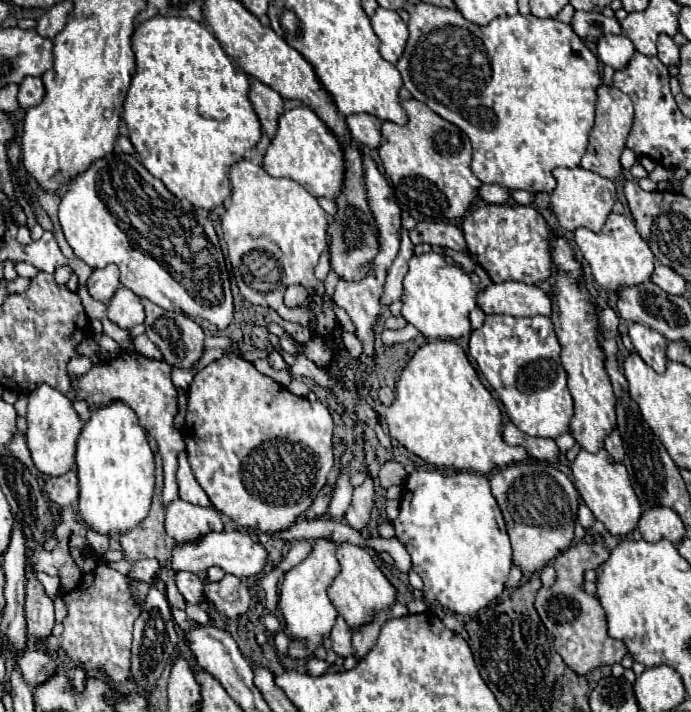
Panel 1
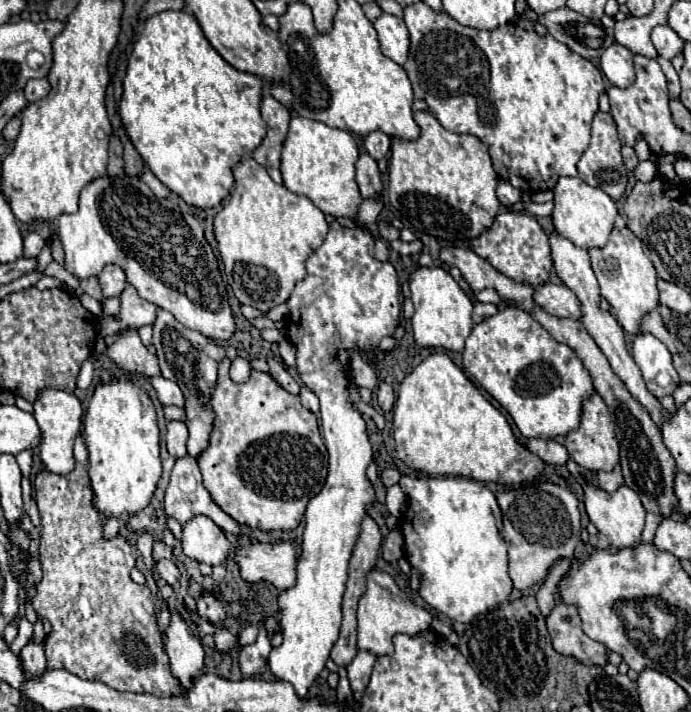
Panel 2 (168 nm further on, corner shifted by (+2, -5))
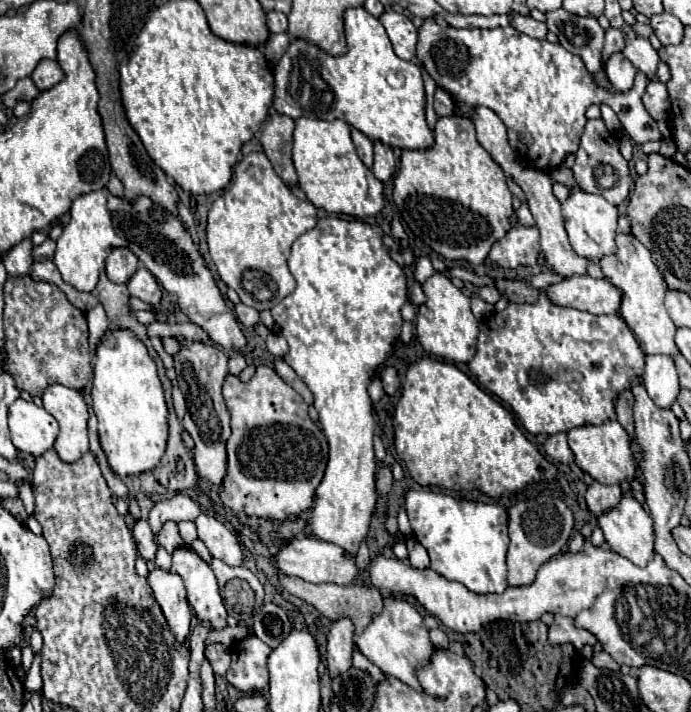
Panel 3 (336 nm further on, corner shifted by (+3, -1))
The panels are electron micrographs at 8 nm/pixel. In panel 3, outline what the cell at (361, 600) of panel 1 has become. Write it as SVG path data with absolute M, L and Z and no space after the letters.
M394 595L384 597L382 603L384 603L382 611L374 613L368 627L360 635L356 635L356 645L384 673L390 673L392 677L396 677L402 683L420 691L414 669L420 665L426 665L434 651L434 645L428 639L428 629L424 625L424 617L420 615L420 611L414 605L410 605L408 601L398 599Z

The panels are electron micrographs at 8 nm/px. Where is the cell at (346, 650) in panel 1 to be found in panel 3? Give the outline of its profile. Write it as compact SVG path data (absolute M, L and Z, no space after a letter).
M340 617L332 621L332 627L328 631L326 667L330 677L346 673L352 667L352 651L354 651L354 621L350 617Z

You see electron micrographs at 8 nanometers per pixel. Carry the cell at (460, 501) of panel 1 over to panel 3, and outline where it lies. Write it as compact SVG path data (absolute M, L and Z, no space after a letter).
M432 489L406 491L406 513L414 539L428 551L430 567L448 581L462 583L478 595L502 593L506 583L508 517L504 507L484 501L454 499L448 493Z

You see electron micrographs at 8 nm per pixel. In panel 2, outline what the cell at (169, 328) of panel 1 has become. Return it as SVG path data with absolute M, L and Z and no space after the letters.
M163 309L157 311L157 321L153 325L153 345L157 349L163 377L169 381L175 381L183 391L185 425L189 429L187 449L193 459L199 459L201 453L209 447L209 437L213 431L215 413L211 411L209 401L211 401L211 395L217 383L217 367L225 359L225 349L217 345L215 341L199 335L197 331L187 329L169 311L163 311Z

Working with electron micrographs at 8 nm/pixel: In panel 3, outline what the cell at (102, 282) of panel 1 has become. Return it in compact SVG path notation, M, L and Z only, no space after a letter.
M112 249L106 257L106 275L112 283L126 283L138 267L138 259L128 249Z

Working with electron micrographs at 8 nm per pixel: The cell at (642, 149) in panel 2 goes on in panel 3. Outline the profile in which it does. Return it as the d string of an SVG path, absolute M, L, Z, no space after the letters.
M424 19L418 29L418 43L416 43L416 59L422 63L426 73L434 79L436 87L442 87L442 91L450 91L454 95L454 103L458 103L458 115L472 117L470 111L474 107L490 107L506 125L508 131L508 143L518 153L518 159L522 165L552 173L556 171L564 159L578 151L578 143L586 125L586 109L592 103L606 103L614 107L614 113L618 115L622 127L636 143L656 141L660 139L660 131L656 121L648 115L646 107L642 107L642 93L646 89L646 75L637 70L636 83L630 91L616 93L600 87L586 71L586 65L578 55L568 53L560 43L550 43L546 39L534 39L528 37L514 27L496 27L496 29L456 29L456 27L440 27L434 19Z

